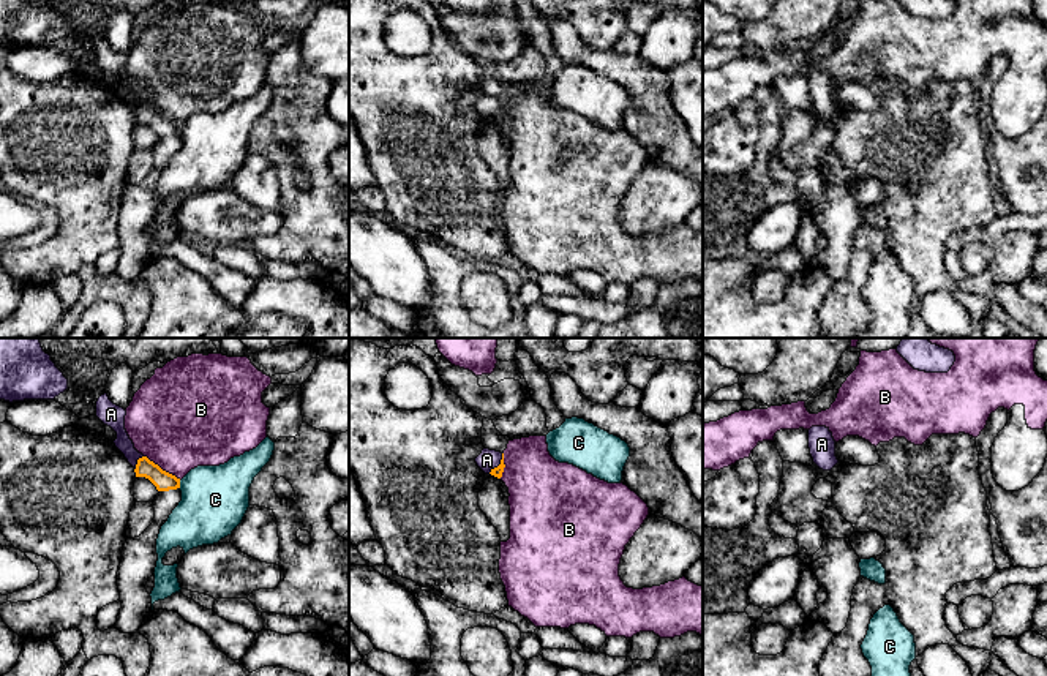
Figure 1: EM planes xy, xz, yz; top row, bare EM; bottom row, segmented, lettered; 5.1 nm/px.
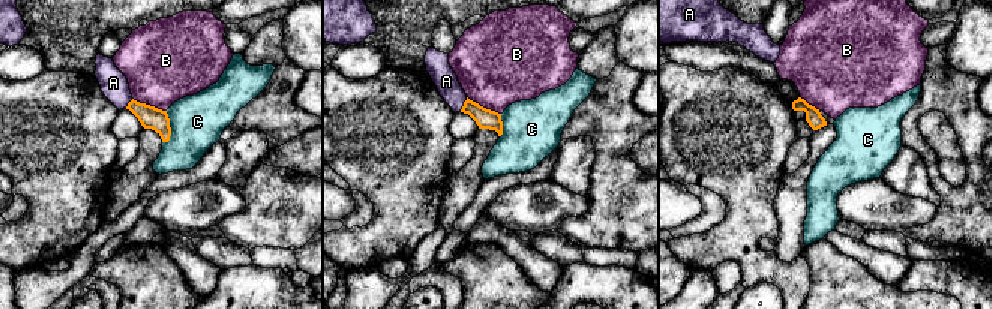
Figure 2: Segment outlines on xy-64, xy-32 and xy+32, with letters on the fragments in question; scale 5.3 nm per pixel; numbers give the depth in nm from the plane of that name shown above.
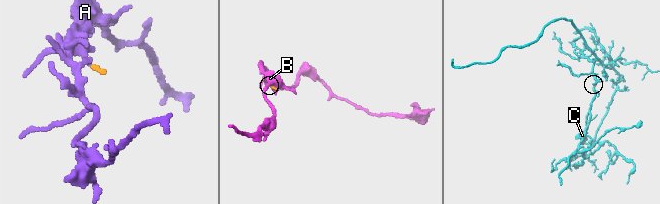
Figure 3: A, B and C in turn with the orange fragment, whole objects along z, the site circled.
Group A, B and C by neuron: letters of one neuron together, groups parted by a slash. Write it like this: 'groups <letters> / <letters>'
groups A / B / C

